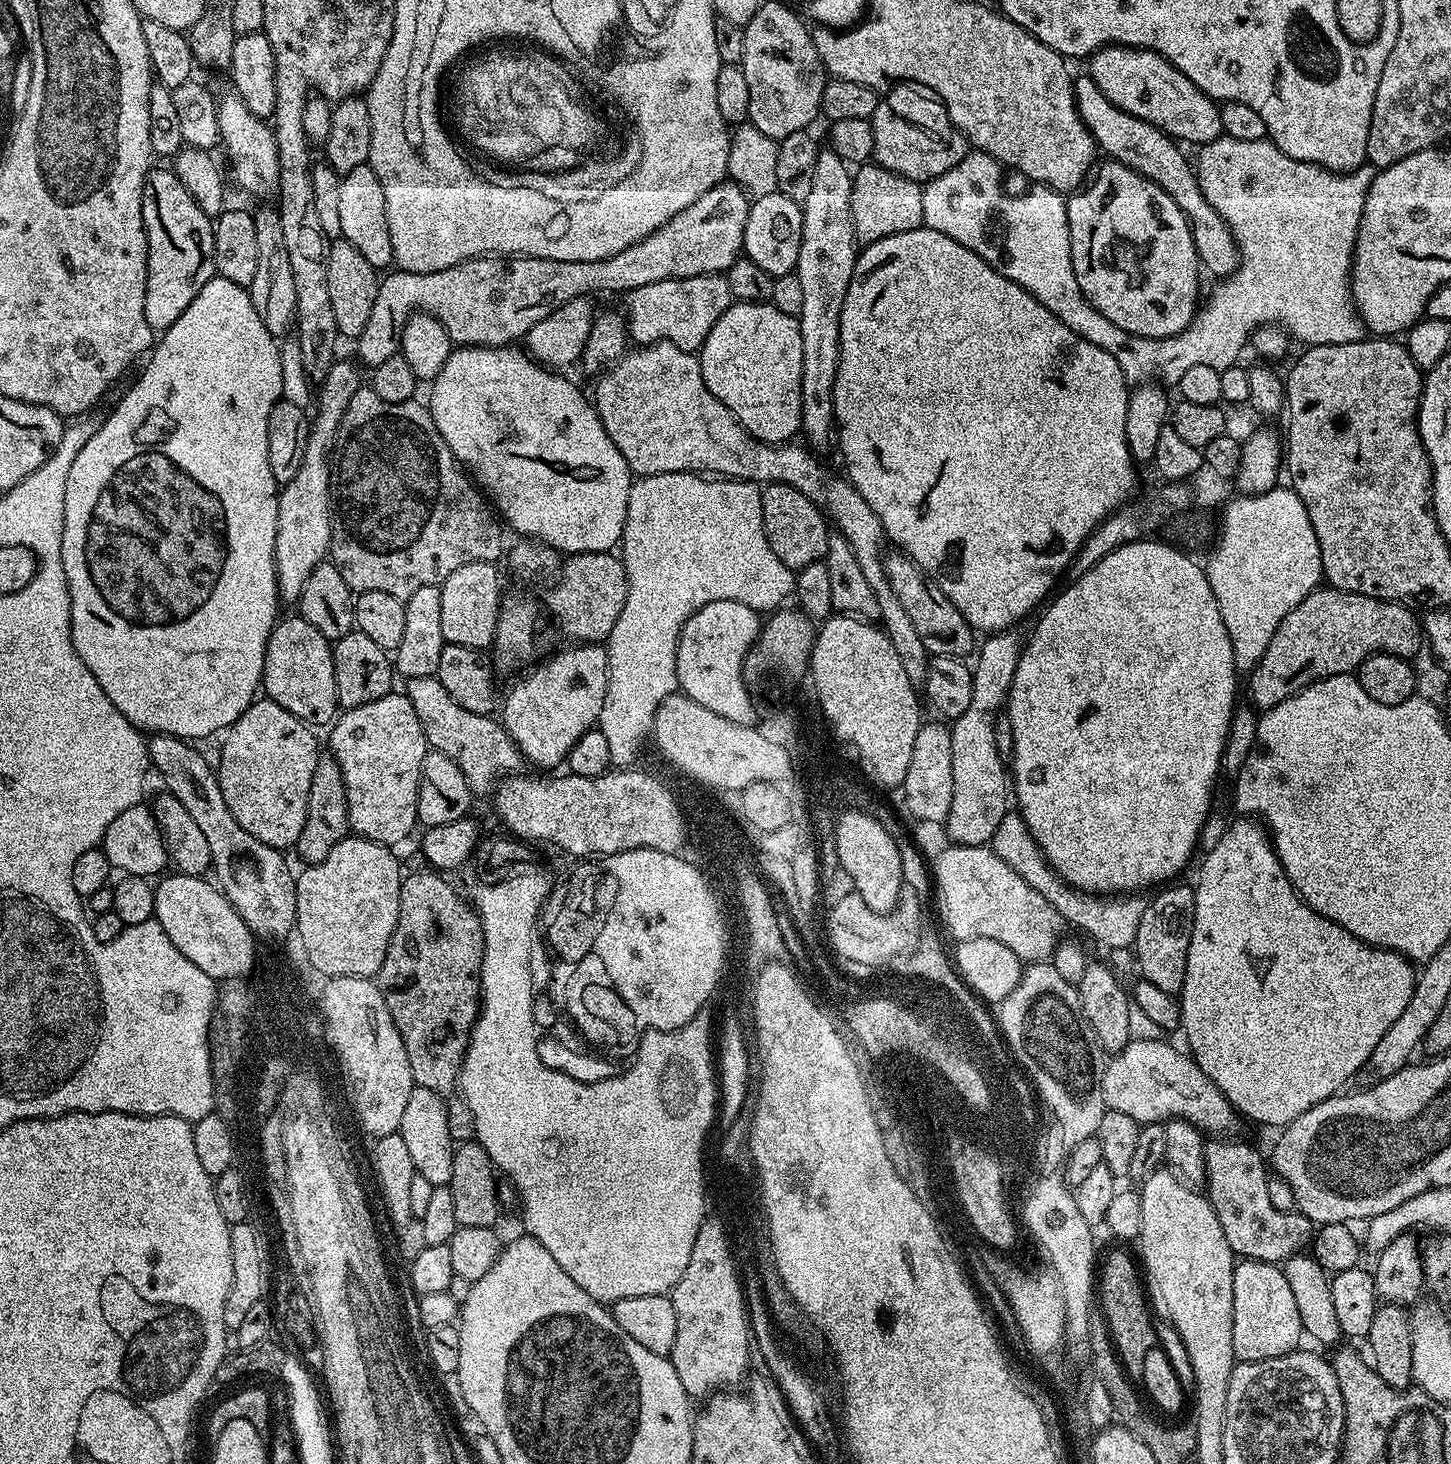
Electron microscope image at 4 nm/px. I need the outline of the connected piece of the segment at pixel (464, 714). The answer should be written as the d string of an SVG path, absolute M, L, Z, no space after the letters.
M435 676L408 680L406 686L408 701L410 706L414 706L414 714L418 714L418 722L422 722L429 749L454 758L454 762L458 762L458 770L466 774L466 782L477 797L484 796L487 792L489 795L495 789L498 778L521 771L521 754L499 719L462 710L462 706L458 706L458 702L454 702L454 698L446 694L446 686L442 686L442 682Z

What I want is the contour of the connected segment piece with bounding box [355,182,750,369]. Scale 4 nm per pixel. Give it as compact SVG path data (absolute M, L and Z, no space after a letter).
M721 182L716 187L706 190L702 198L695 200L686 210L674 214L658 230L639 240L634 246L622 250L605 260L594 262L558 262L550 258L533 256L513 256L507 260L499 254L475 256L473 260L463 260L460 264L450 266L437 272L405 272L392 270L381 279L378 286L378 298L370 310L370 322L366 330L355 341L362 359L369 369L377 368L386 358L397 355L400 351L400 339L406 322L419 309L440 320L450 334L456 346L508 346L516 339L527 337L528 331L546 314L554 314L566 302L579 296L597 294L596 292L625 292L631 294L637 288L650 286L654 282L681 280L695 276L715 276L727 273L728 267L735 260L741 259L744 247L744 231L750 207L750 196L737 183Z

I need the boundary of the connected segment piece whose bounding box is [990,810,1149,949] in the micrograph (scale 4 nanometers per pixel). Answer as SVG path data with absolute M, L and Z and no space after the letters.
M1016 810L1005 811L1002 822L998 822L998 830L994 830L990 847L998 854L998 858L1002 858L1002 862L1006 862L1006 866L1010 866L1010 870L1014 870L1014 874L1018 874L1018 878L1022 878L1022 882L1038 890L1038 894L1042 894L1042 898L1046 898L1046 902L1050 902L1071 927L1073 924L1074 927L1089 932L1104 948L1131 949L1135 945L1138 922L1142 922L1142 914L1149 901L1147 895L1124 894L1119 898L1095 898L1069 888L1048 865L1040 844L1032 837L1026 822Z

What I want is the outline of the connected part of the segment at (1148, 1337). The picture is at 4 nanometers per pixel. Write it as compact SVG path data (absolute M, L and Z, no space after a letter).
M1112 1252L1105 1260L1103 1257L1098 1272L1098 1304L1104 1307L1100 1308L1112 1339L1112 1347L1125 1372L1132 1378L1138 1378L1142 1374L1142 1362L1146 1362L1146 1354L1157 1347L1158 1340L1156 1328L1152 1325L1154 1312L1146 1295L1146 1284L1137 1261L1133 1260L1124 1252Z

